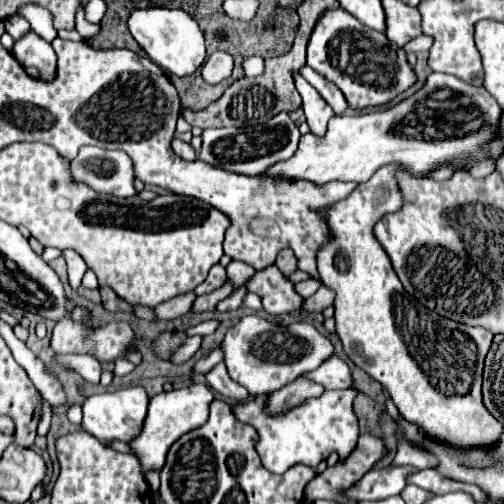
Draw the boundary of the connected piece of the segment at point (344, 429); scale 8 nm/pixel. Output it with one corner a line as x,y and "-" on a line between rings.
344,390
336,394
322,394
320,398
308,398
300,406
290,408
288,412
270,414
266,412
268,394
260,394
246,402
238,402
232,406
232,414
238,422
252,424
258,432
256,452
262,458
264,468
274,474
284,474
288,468
296,464
304,464
308,468
316,468
322,460
326,460
332,452
338,454
340,460
346,460
358,442
358,418
352,410
352,400
356,390

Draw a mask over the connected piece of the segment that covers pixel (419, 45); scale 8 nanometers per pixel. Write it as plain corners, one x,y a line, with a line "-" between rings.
422,34
422,36
414,38
414,40
410,40
410,42
404,46
404,50
406,50
406,52
428,52
430,46
432,46
432,38
426,36
426,34

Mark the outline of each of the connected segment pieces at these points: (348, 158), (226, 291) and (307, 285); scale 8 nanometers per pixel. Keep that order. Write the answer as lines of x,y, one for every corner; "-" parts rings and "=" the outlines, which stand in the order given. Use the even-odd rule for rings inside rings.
432,72
426,84
400,104
368,112
368,114
342,114
332,116
324,136
312,132
300,138
300,146
290,160
270,166
262,176
282,180
308,180
316,186
332,180
364,182
382,164
398,162
412,170
432,170
440,164
452,164
460,170
464,156
476,156
500,120
500,106
486,88
472,86
450,74
=
226,282
222,288
214,290
212,294
198,296
198,298
196,298
196,302
194,302
194,308
192,308
192,312
206,312
206,310
216,310
216,304
218,304
218,300
222,300
222,298
230,296
230,292
232,292
232,286
230,286
230,282
=
304,280
304,282
298,282
296,284
296,292
302,296
302,298
308,298
308,296
312,296
316,290
320,288
320,282
316,282
316,280

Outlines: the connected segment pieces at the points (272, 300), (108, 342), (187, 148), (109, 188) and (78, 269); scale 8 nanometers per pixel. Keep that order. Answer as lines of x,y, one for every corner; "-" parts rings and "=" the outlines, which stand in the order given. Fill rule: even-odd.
276,266
256,272
256,276
248,282
248,290
260,296
268,314
296,312
302,306
302,298
294,292
294,284
288,282
288,278
=
66,316
56,322
52,348
58,354
90,354
98,360
116,360
132,348
134,332
126,322
110,322
104,328
88,330
=
174,138
172,148
174,148
174,152
176,152
176,154
180,154
184,160
196,160
196,150
194,150
188,142
182,142
182,140
=
96,146
82,148
78,156
72,160
74,180
84,180
84,184
96,188
96,192
108,192
114,196
136,196
134,188
134,168
132,160
120,150
102,150
=
64,250
63,257
67,265
69,285
74,291
77,291
87,271
87,266
81,256
73,250

